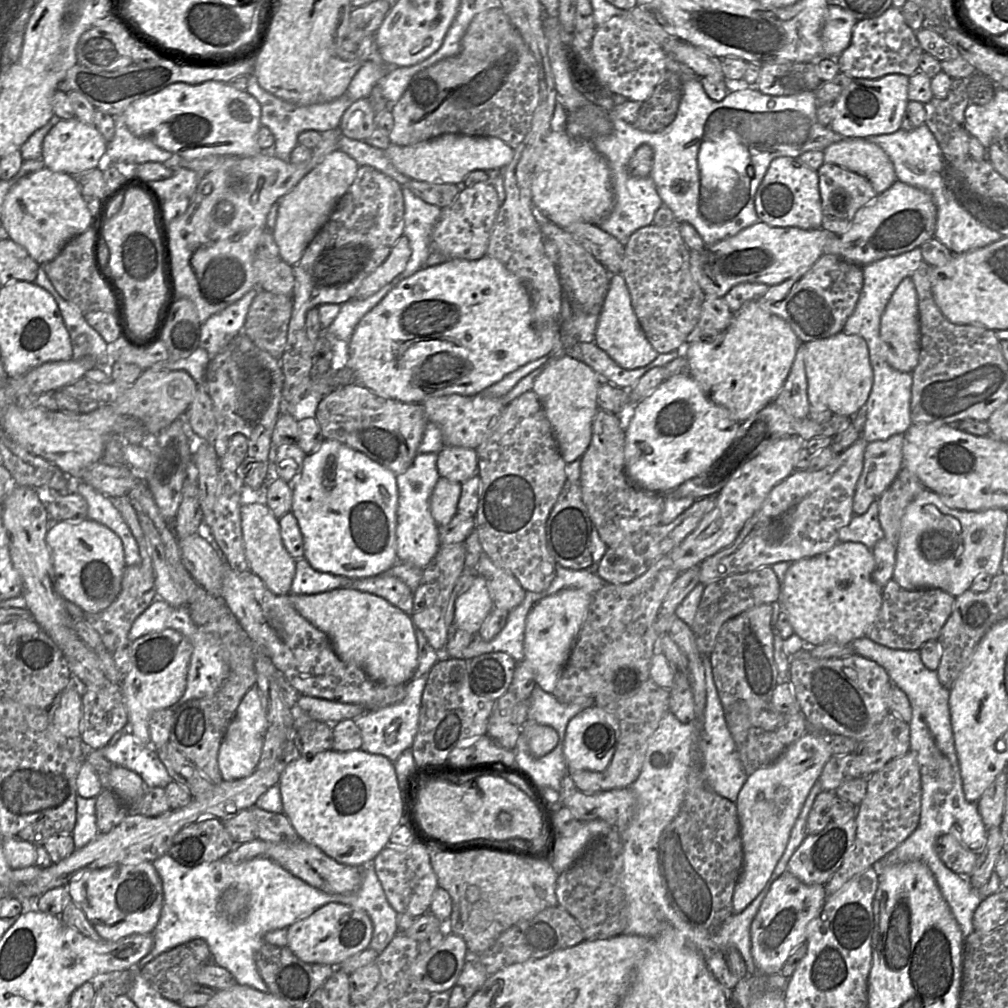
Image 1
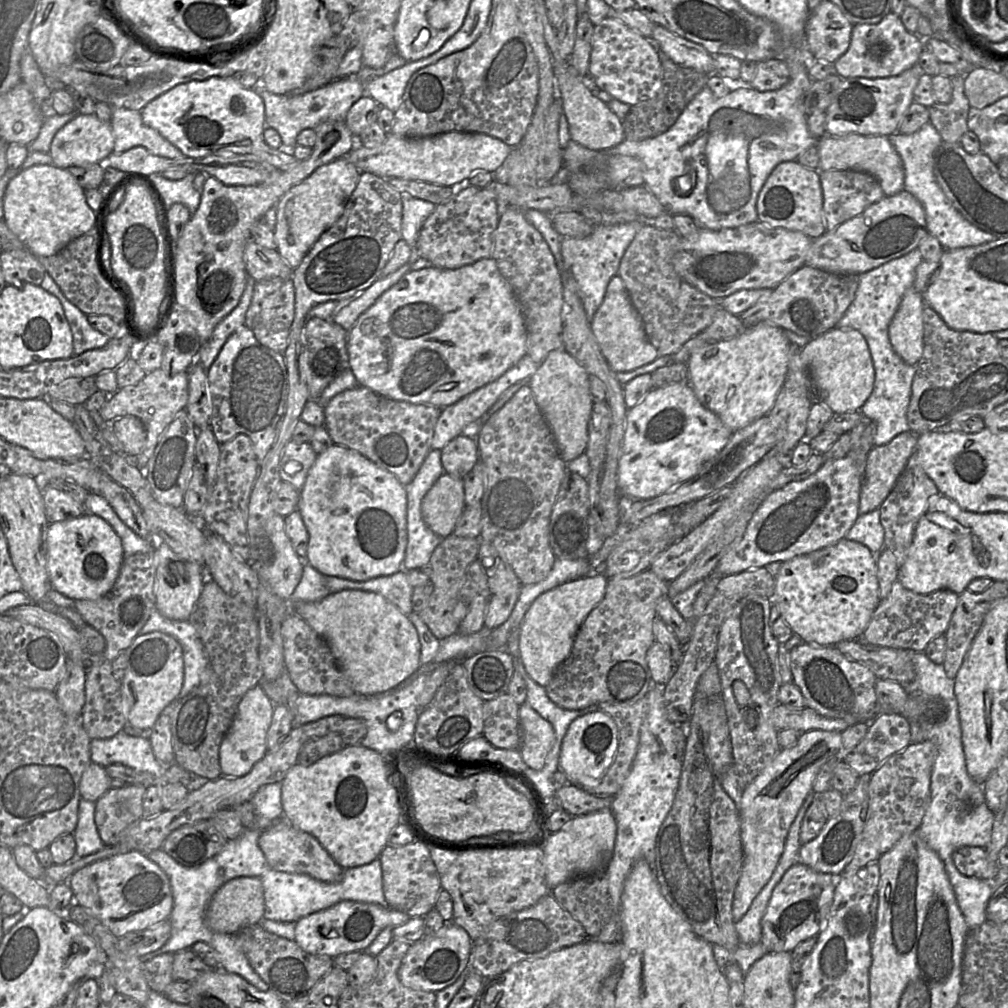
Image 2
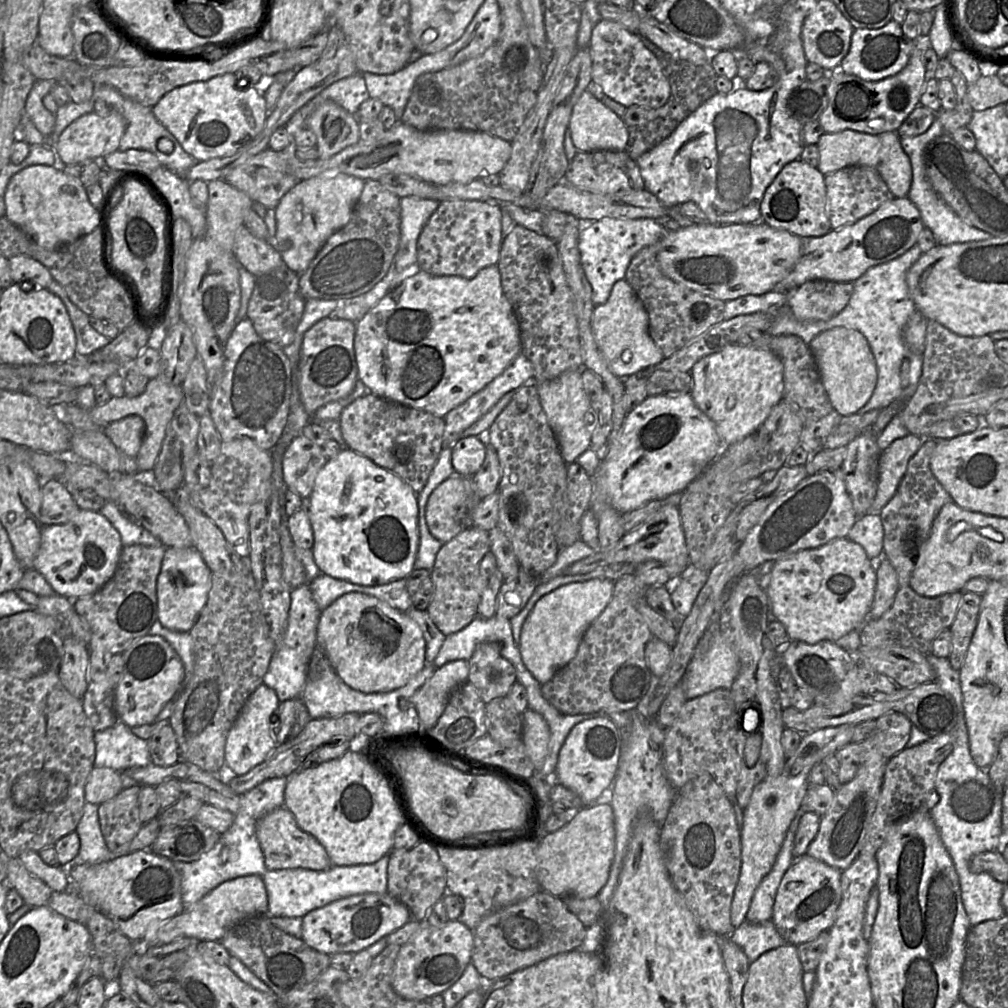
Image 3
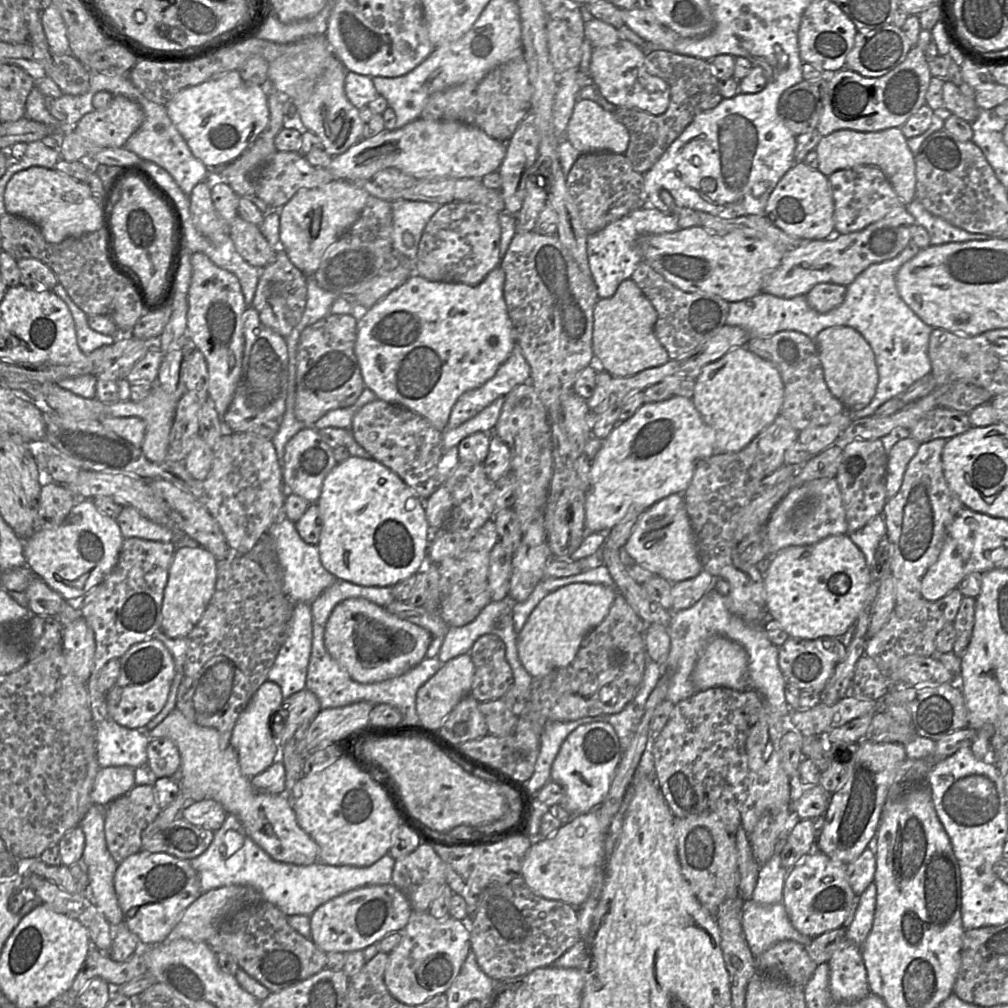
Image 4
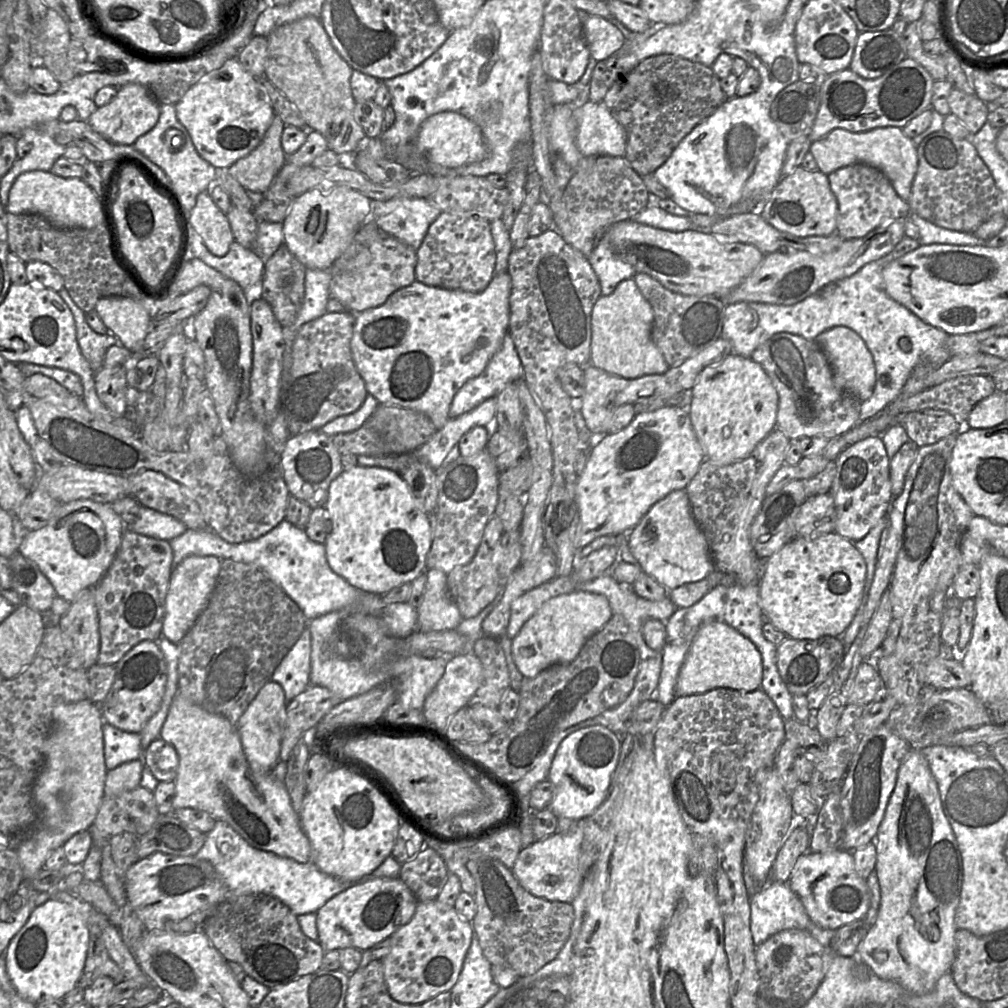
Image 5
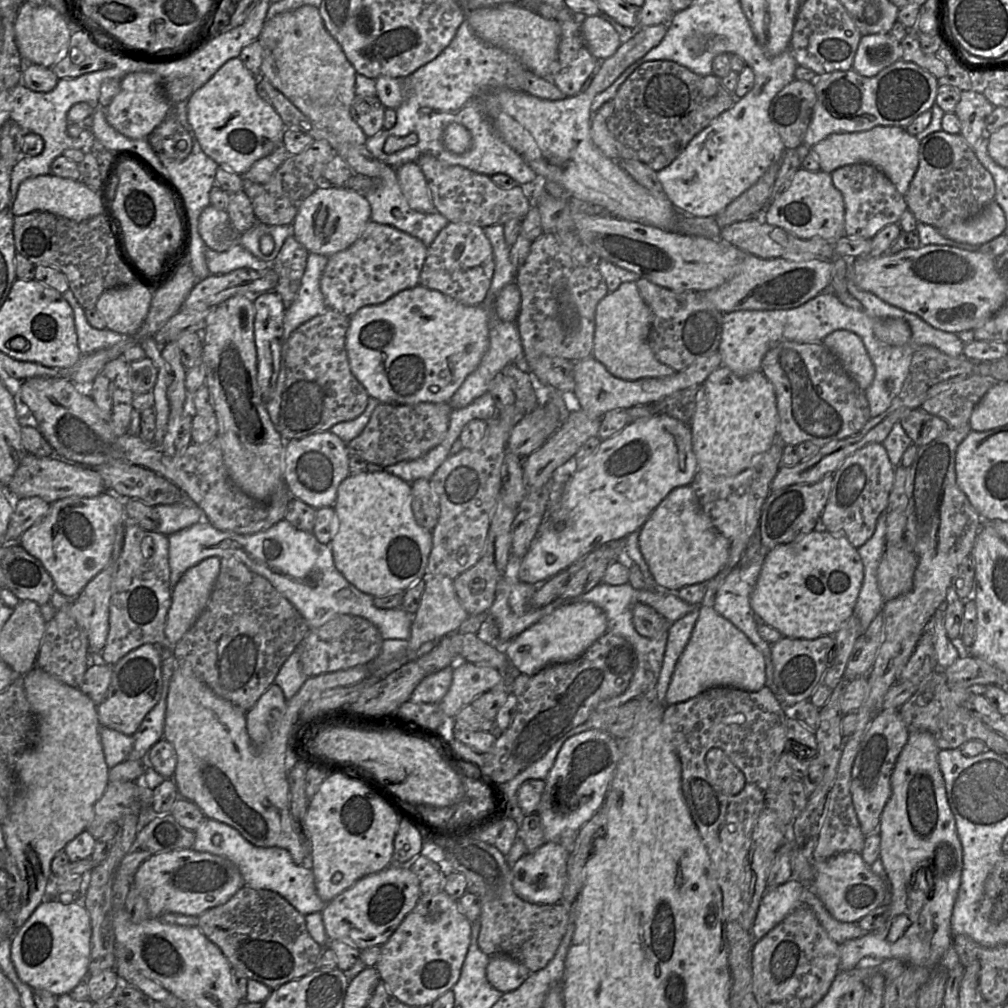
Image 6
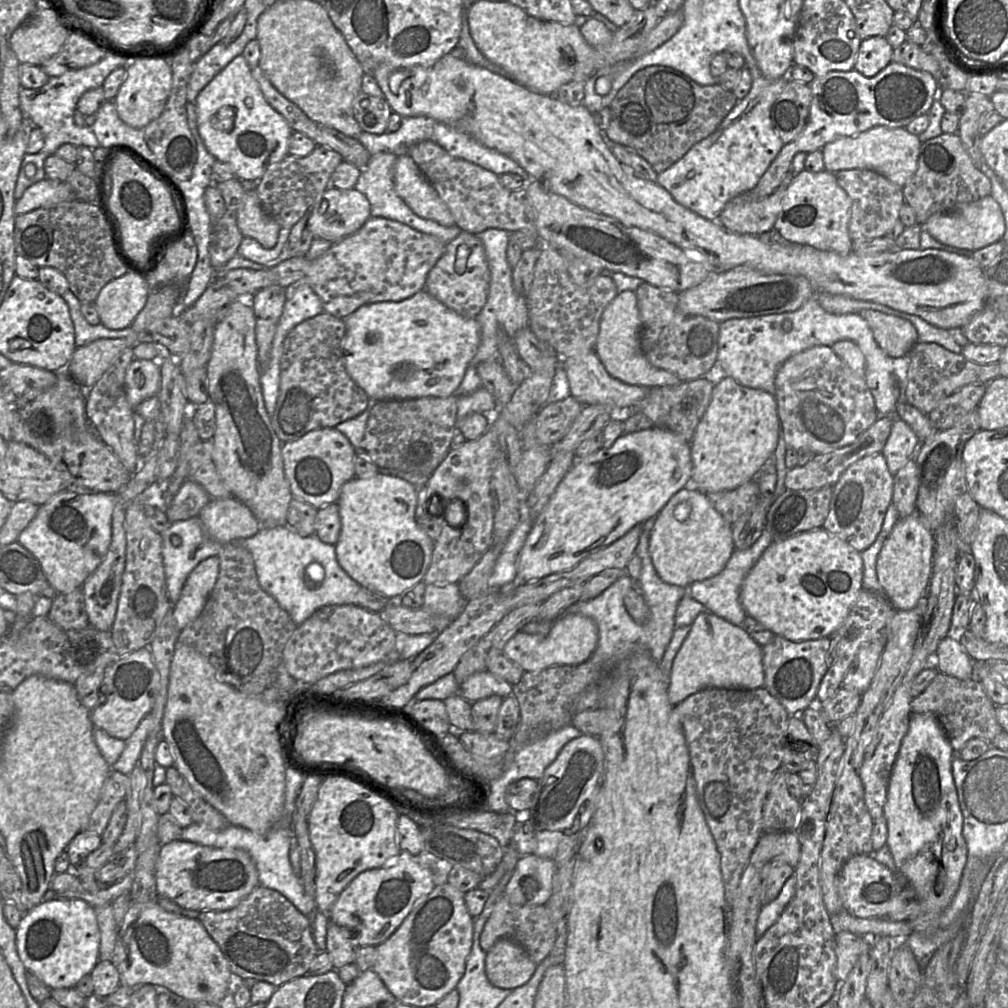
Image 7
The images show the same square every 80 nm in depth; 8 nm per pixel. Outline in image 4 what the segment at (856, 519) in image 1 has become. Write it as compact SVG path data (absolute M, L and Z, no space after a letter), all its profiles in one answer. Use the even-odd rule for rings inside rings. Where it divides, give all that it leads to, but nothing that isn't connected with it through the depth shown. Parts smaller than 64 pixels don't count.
M880 513L876 515L874 518L872 518L864 527L848 535L850 540L864 554L867 567L870 570L870 576L871 570L872 568L874 568L875 552L877 550L880 540L885 536L885 533L886 533L885 515L883 513Z

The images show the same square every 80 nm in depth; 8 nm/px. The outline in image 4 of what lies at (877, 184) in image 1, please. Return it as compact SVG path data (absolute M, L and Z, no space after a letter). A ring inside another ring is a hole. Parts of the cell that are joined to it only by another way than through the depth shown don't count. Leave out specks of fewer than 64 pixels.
M892 127L875 132L840 129L822 136L815 148L818 154L818 170L827 177L833 172L855 165L874 165L886 175L895 192L904 204L915 199L916 167L915 155L907 145L907 138L900 127Z

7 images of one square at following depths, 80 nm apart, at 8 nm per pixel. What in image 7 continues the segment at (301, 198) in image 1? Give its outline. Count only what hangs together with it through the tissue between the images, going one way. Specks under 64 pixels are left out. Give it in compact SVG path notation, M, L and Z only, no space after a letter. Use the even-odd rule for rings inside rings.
M326 189L308 212L308 228L314 238L336 243L358 231L370 217L370 203L361 191Z

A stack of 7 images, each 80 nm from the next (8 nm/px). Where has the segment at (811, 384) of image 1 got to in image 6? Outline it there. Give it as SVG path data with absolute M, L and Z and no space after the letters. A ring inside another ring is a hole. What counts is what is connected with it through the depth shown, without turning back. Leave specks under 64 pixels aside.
M835 330L822 340L822 344L836 356L862 390L865 391L871 385L875 368L857 334L848 330Z

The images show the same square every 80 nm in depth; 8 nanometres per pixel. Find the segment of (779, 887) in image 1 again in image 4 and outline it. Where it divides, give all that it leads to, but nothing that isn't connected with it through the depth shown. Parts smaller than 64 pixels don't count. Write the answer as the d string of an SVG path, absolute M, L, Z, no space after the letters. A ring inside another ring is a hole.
M813 850L787 872L782 903L792 925L801 934L815 938L825 932L847 927L854 918L859 897L848 882L846 866Z

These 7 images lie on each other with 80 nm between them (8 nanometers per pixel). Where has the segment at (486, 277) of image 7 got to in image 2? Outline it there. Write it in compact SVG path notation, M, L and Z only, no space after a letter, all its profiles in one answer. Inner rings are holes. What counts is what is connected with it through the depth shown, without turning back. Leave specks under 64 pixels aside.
M465 183L452 199L438 204L425 221L417 242L420 258L442 269L457 269L480 259L491 258L493 237L499 219L495 195L485 188Z

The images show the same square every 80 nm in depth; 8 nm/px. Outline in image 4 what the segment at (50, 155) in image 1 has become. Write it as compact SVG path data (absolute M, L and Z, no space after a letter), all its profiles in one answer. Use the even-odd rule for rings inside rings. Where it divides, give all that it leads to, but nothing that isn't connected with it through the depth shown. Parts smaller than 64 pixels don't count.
M116 95L105 109L93 110L85 114L75 125L73 131L63 136L59 149L61 159L71 162L90 157L92 152L102 148L124 147L143 121L144 112L137 102L125 96Z

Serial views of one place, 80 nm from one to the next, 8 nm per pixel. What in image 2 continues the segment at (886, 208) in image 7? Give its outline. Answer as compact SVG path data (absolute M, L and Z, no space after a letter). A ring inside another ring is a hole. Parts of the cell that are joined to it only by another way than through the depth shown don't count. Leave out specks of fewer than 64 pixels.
M838 169L819 172L823 192L823 217L827 231L862 214L867 207L886 196L878 179L868 172Z

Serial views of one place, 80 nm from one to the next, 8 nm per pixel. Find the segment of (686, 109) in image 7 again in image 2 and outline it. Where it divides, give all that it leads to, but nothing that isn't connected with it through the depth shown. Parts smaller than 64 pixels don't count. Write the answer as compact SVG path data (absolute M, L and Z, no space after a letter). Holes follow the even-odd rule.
M646 38L655 47L662 69L662 86L657 95L638 105L631 106L627 116L623 120L625 138L632 141L642 141L659 136L669 130L677 121L689 102L707 85L710 75L683 67L674 63L662 50L660 44L653 38Z

